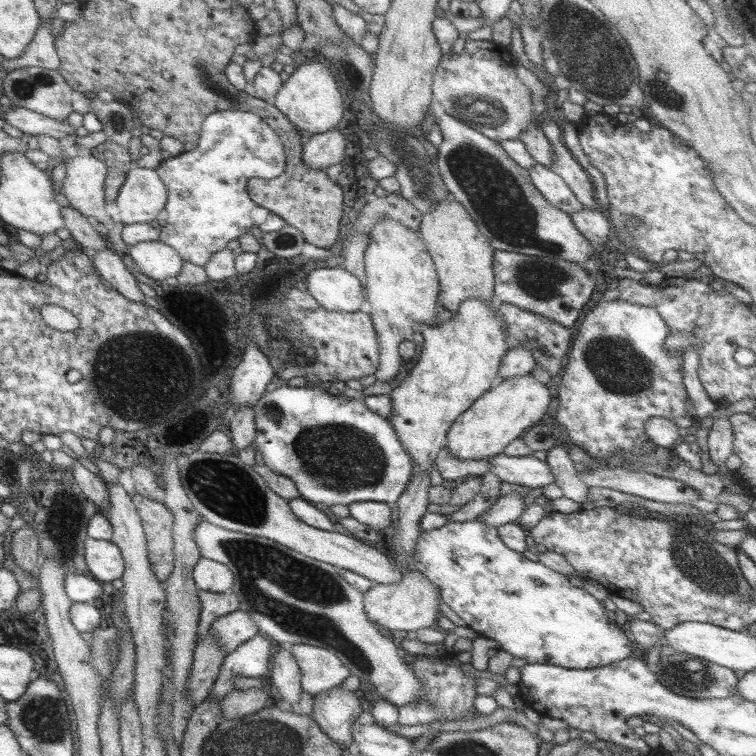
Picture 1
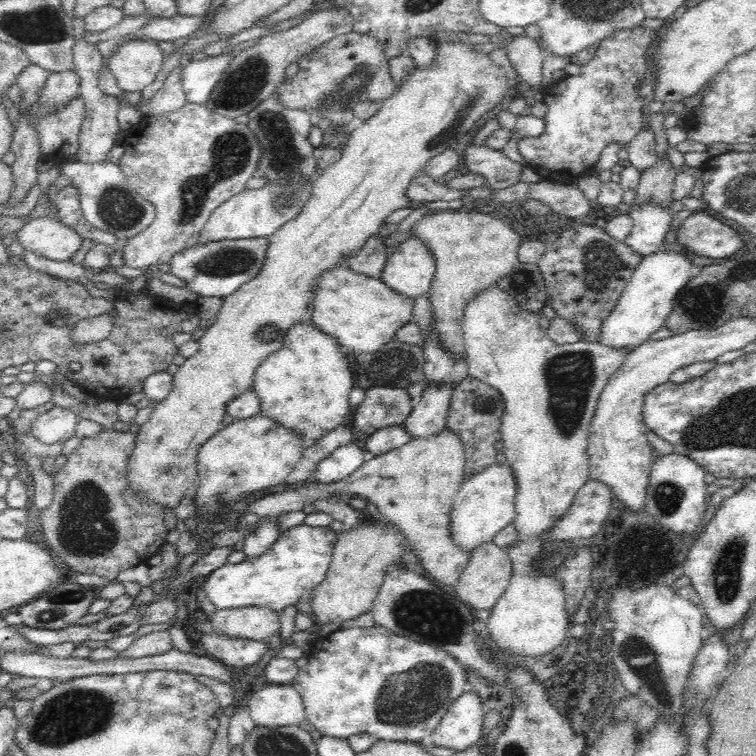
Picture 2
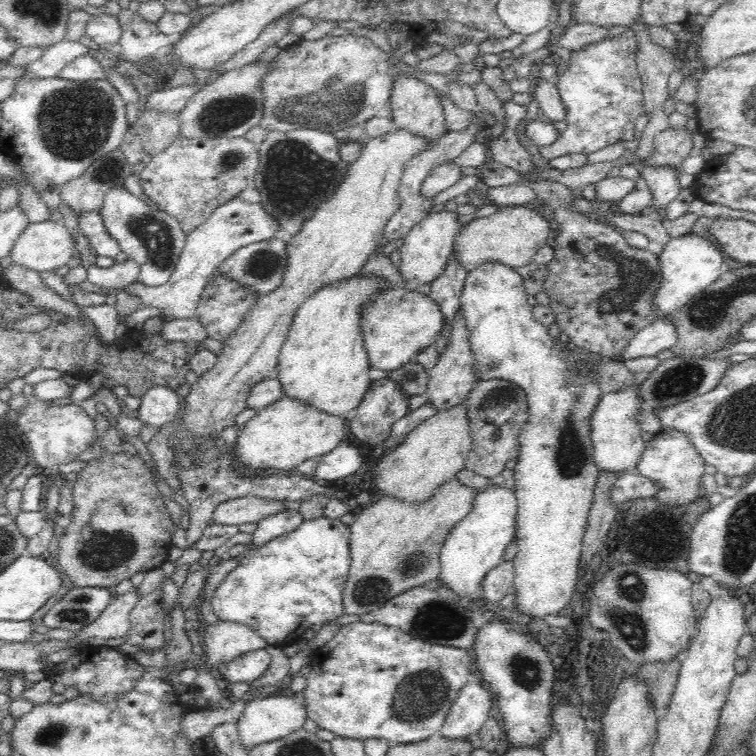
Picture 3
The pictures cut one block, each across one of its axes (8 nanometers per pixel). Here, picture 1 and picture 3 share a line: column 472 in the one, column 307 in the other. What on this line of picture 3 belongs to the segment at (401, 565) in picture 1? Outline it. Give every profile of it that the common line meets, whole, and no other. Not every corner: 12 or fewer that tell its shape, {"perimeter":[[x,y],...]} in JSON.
{"perimeter":[[384,279],[318,289],[289,327],[283,395],[332,415],[372,383],[362,310]]}

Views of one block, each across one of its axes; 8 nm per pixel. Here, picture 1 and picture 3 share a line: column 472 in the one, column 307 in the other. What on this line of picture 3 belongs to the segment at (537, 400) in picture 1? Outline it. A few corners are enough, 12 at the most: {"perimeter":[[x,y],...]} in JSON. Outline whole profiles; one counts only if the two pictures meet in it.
{"perimeter":[[283,395],[239,429],[243,471],[292,472],[344,443],[345,415]]}

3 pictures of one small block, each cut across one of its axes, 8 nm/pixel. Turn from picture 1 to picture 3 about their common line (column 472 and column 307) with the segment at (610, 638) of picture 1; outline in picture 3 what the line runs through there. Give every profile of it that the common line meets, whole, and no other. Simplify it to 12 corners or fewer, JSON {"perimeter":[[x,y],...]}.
{"perimeter":[[350,527],[249,547],[211,608],[280,649],[345,614]]}

